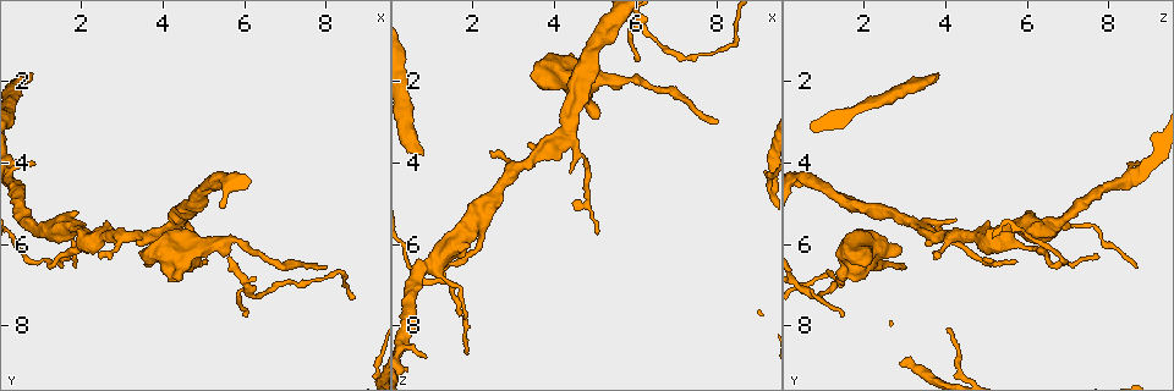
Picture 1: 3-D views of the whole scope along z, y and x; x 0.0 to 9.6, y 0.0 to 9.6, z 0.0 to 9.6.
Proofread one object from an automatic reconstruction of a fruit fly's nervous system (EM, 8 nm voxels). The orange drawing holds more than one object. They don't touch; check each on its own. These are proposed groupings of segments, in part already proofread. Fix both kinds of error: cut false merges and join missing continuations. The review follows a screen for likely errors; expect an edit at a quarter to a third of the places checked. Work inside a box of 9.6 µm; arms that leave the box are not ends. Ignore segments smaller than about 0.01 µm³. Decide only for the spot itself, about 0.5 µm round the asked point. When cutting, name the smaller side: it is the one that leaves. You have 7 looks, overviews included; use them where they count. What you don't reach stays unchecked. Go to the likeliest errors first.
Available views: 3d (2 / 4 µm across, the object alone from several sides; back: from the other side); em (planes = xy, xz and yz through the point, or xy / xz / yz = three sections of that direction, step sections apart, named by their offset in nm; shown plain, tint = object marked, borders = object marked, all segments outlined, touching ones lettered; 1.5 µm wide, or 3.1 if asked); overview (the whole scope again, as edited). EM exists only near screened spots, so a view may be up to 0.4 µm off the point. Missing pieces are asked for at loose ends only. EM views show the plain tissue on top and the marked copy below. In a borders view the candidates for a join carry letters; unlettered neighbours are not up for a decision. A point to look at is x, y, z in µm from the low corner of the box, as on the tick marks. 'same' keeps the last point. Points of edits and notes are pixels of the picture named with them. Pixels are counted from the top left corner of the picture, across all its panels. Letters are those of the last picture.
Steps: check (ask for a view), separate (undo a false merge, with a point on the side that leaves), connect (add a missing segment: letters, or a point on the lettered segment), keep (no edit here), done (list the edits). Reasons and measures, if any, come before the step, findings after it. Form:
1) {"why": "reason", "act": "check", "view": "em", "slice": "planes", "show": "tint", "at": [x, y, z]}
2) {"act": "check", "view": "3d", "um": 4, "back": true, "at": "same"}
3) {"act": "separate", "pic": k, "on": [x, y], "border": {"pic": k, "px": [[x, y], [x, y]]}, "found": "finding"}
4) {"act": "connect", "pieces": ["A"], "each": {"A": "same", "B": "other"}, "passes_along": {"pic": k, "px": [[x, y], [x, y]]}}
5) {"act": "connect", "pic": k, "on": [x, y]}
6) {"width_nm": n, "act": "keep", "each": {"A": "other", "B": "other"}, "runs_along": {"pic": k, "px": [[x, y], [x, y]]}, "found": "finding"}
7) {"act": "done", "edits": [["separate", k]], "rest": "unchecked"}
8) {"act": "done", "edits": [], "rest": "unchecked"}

{"act": "check", "view": "3d", "um": 4, "at": [0.75, 1.80, 3.80]}

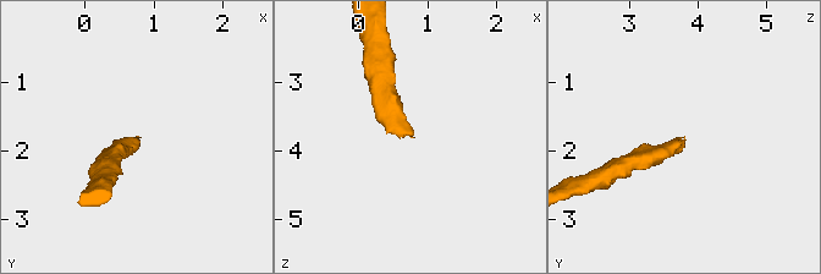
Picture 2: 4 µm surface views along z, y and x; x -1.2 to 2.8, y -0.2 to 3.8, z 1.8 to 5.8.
{"act": "check", "view": "em", "slice": "xy", "step": 8, "show": "borders", "at": [0.75, 1.80, 3.80]}

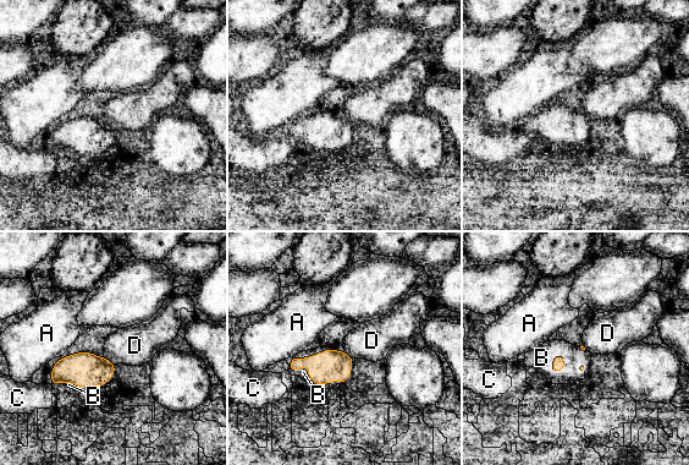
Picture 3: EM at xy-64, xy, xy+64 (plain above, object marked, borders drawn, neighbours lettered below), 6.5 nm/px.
{"longest_contact_nm": ["B", 380], "act": "connect", "pieces": ["B"], "each": {"A": "other", "B": "same", "C": "other", "D": "other"}, "passes_along": {"pic": 3, "px": [[328, 364], [313, 382], [303, 372]]}, "found": "it goes on there"}

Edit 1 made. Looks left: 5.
{"why": "free end", "act": "check", "view": "em", "slice": "planes", "show": "borders", "at": [6.05, 7.70, 1.55]}

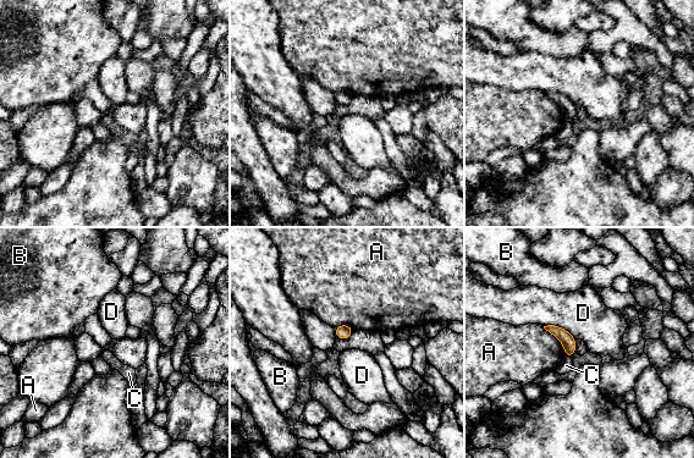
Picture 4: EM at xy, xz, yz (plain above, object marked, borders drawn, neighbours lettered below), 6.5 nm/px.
{"act": "keep", "each": {"A": "other", "B": "other", "C": "other", "D": "other"}, "border": {"pic": 4, "px": [[544, 325], [558, 325], [576, 338]]}, "found": "none of them fits"}

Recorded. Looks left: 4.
{"act": "done", "edits": [["connect", 3]], "rest": "unchecked"}

